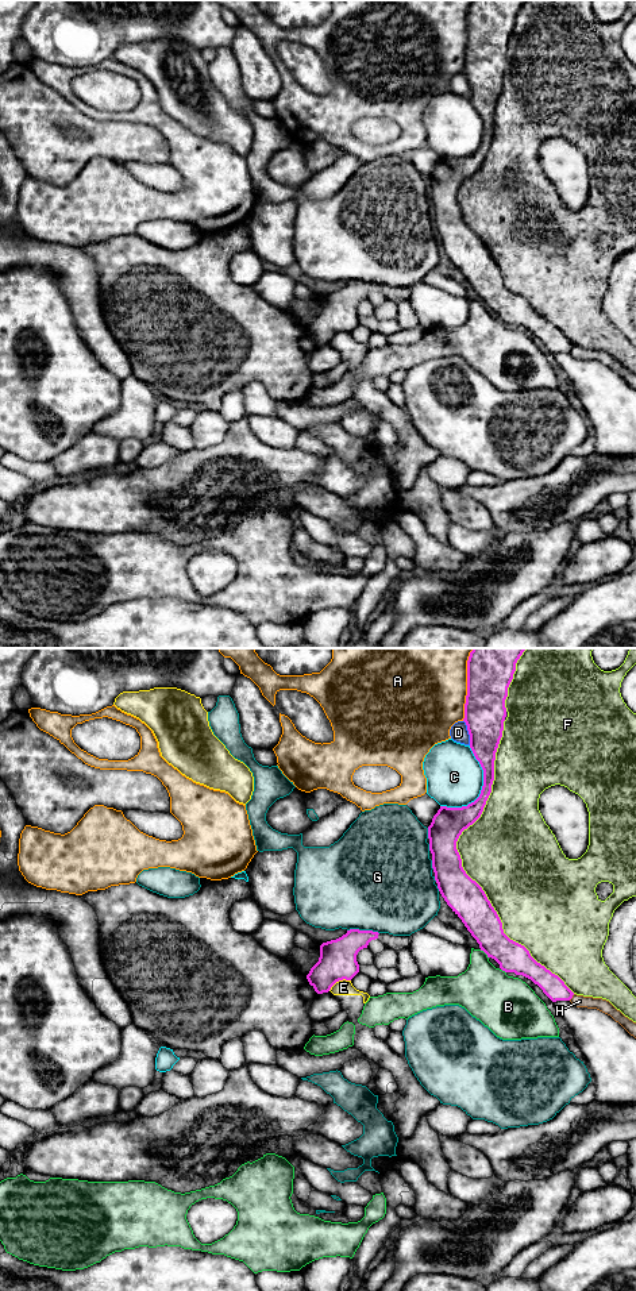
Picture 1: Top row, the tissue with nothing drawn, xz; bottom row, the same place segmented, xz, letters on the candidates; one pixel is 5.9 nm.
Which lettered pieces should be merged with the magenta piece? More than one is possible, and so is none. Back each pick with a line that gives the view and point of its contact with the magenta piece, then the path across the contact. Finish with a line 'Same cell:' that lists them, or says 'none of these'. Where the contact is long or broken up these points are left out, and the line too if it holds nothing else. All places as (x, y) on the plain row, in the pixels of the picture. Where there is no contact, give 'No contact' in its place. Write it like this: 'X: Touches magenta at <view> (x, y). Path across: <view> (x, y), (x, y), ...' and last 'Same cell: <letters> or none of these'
H: Touches magenta at xz (571, 349)
Same cell: H

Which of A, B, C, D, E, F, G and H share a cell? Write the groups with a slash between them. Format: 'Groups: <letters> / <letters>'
Groups: A / B / C / D / E / F / G / H

